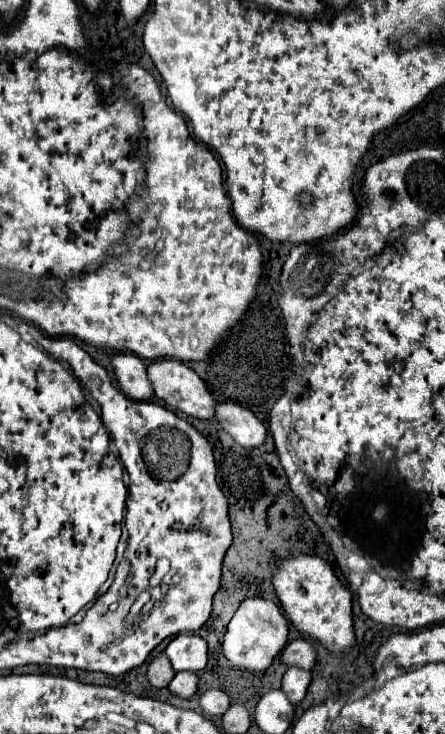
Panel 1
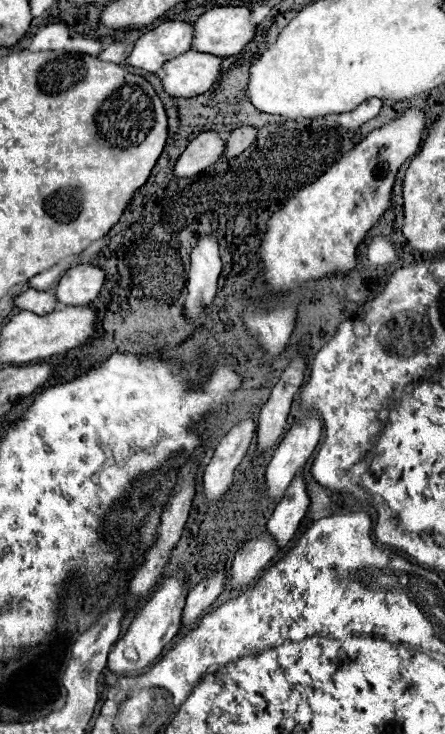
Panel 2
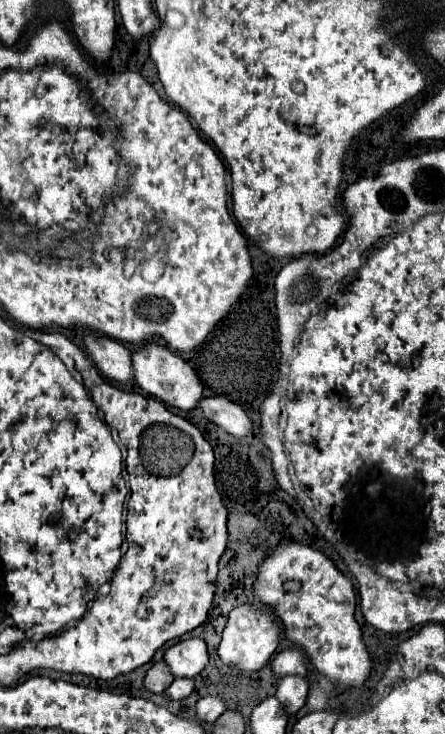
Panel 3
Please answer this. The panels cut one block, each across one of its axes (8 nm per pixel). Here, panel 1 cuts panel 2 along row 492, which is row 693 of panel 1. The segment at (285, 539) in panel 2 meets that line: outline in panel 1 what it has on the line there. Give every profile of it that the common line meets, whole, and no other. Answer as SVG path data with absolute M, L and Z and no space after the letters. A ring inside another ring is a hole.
M288 668L282 678L282 690L286 692L292 704L300 704L310 686L310 672L302 668Z

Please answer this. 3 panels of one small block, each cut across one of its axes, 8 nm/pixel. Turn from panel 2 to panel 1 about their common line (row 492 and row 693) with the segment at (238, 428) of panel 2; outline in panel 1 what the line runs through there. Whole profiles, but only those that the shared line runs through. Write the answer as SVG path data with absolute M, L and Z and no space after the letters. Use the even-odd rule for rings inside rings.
M208 690L200 696L200 708L204 712L204 716L222 716L230 706L230 700L224 692L220 690Z

